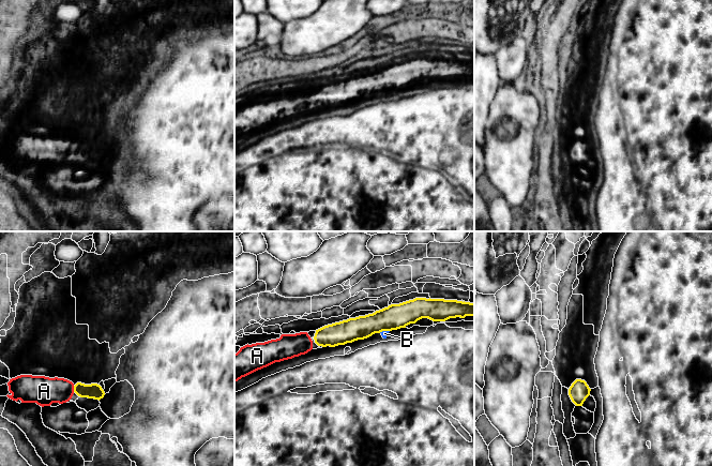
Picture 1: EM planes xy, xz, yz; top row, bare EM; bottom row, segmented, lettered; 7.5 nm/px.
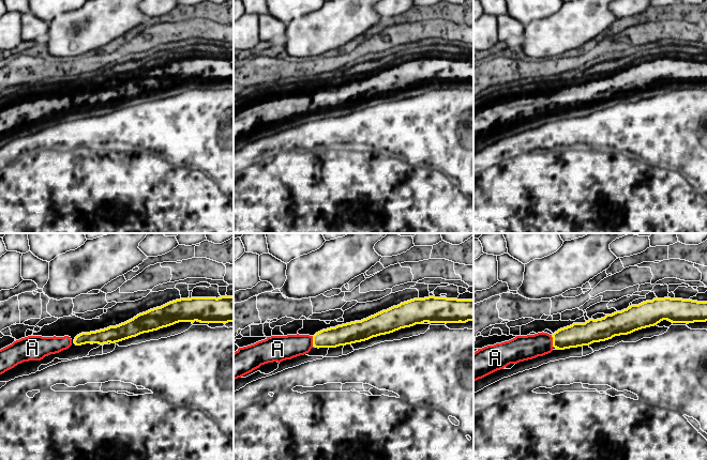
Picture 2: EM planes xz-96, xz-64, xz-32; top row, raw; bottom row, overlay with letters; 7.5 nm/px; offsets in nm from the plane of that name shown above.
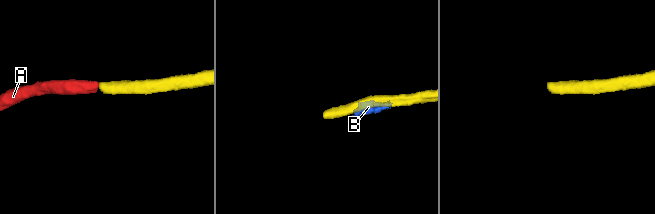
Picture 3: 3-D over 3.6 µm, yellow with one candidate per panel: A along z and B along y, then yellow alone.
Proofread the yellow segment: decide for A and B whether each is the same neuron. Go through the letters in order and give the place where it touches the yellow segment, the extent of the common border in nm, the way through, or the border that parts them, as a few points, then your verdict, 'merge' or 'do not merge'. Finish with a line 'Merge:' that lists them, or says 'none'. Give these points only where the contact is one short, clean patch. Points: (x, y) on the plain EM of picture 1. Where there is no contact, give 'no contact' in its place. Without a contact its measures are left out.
A: contact xy (74, 149); length 50 nm; way xy (94, 151), (74, 149), (44, 151); merge
B: contact xz (383, 90); length 80 nm; border xz (389, 90), (379, 92); do not merge
Merge: A

